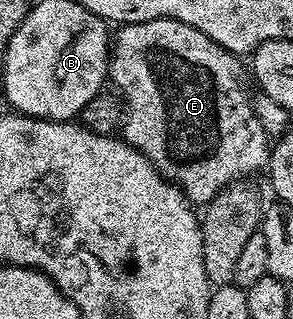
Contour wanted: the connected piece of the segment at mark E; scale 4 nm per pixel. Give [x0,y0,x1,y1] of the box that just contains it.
[108,19,271,204]

